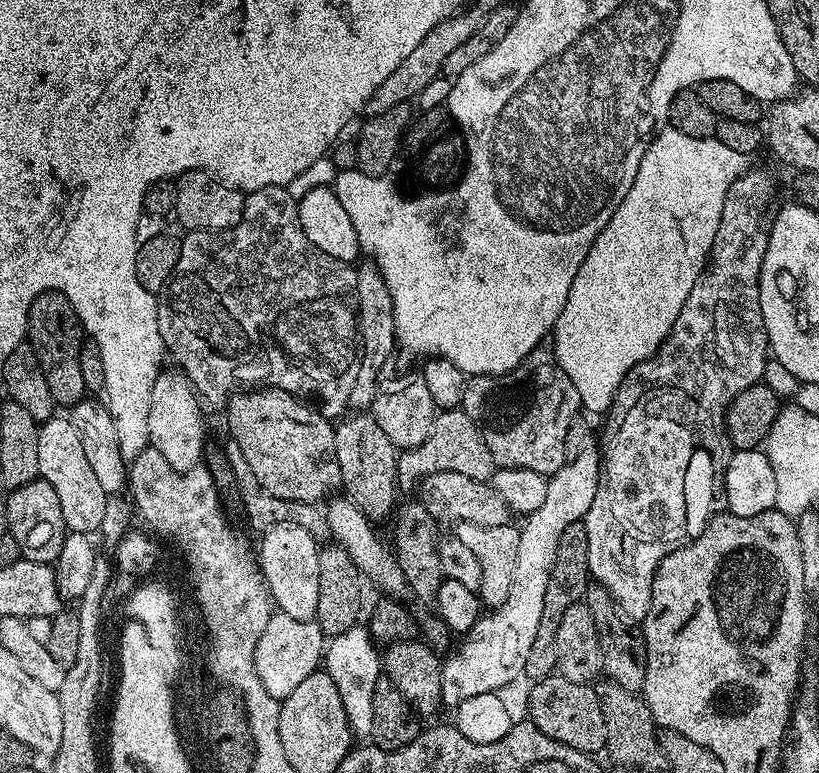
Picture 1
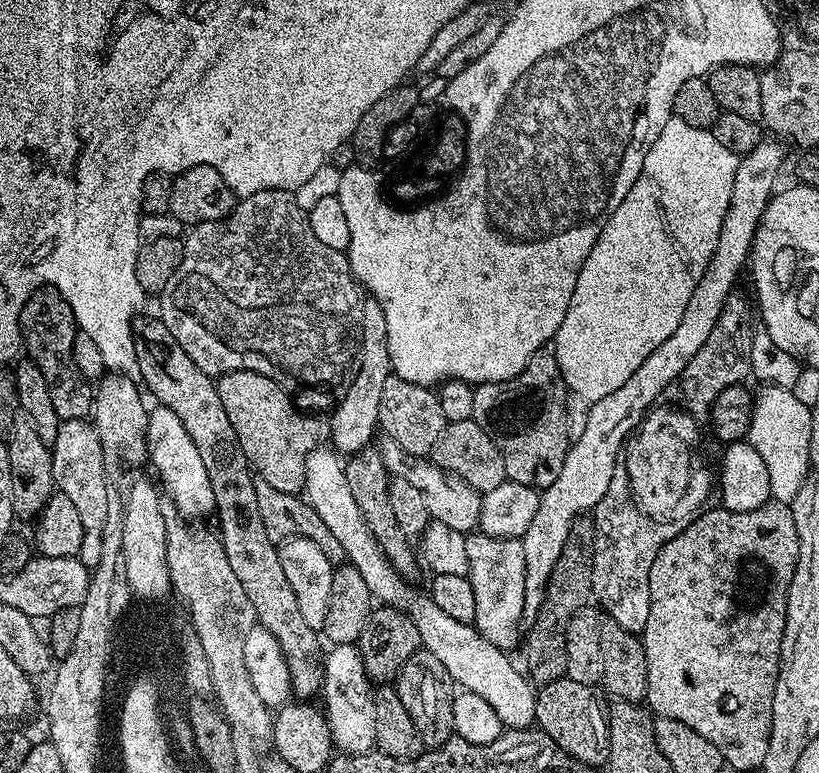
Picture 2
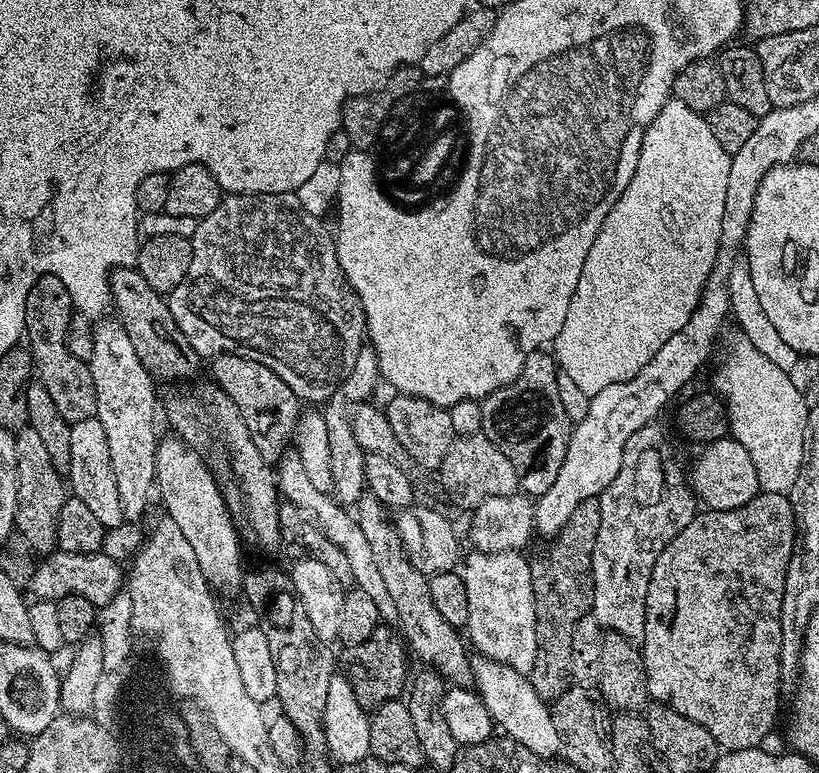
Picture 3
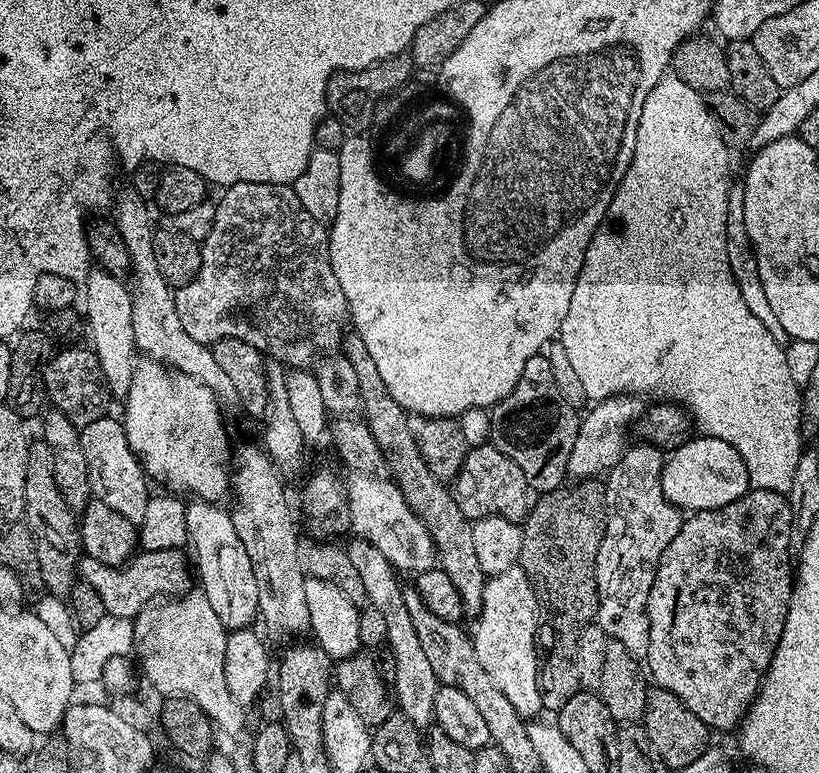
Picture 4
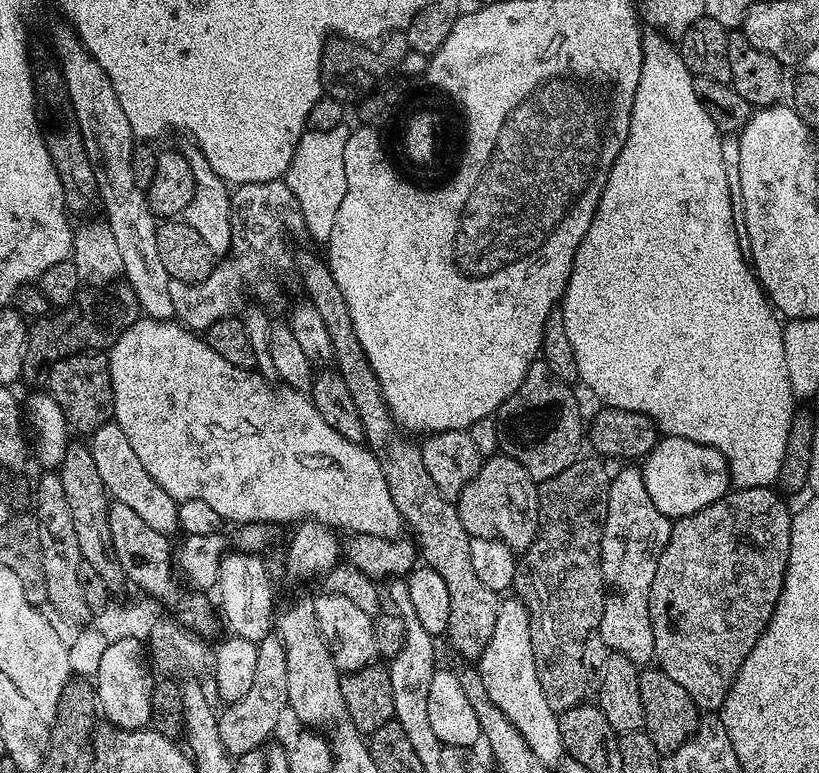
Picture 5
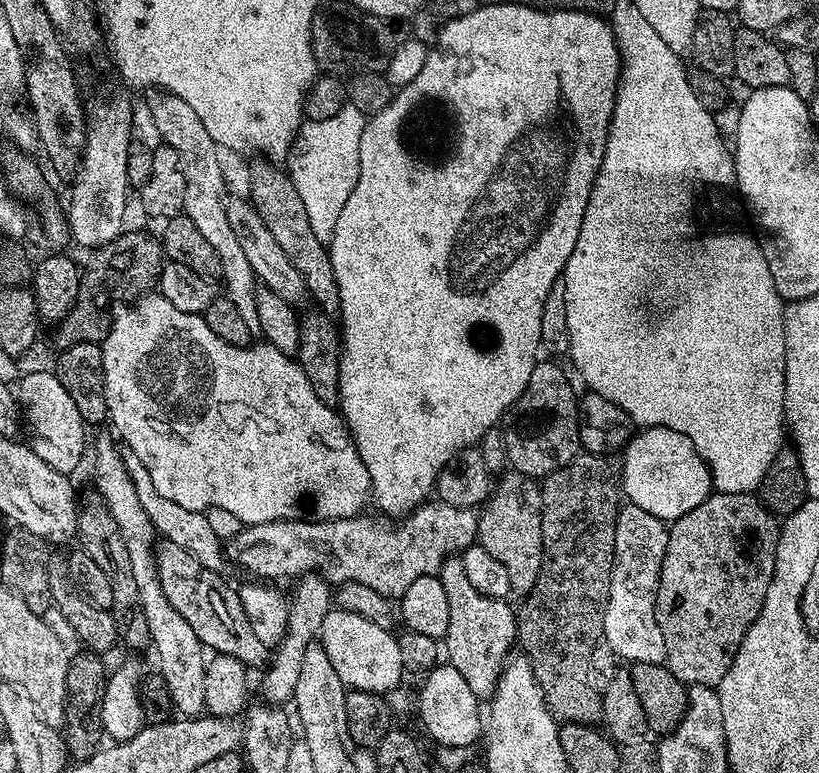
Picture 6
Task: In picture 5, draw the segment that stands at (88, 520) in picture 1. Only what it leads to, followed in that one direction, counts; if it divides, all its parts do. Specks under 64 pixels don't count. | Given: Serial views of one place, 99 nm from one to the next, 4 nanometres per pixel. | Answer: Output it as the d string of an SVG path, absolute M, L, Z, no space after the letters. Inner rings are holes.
M114 422L104 424L90 436L90 447L94 466L98 466L98 474L102 477L102 482L108 487L109 497L117 504L130 506L146 526L151 526L153 530L158 530L162 535L171 537L172 531L180 528L180 511L177 501L173 500L150 474L146 474L146 466L142 466L142 461L138 454L134 454L134 446L130 446L130 441L126 434Z

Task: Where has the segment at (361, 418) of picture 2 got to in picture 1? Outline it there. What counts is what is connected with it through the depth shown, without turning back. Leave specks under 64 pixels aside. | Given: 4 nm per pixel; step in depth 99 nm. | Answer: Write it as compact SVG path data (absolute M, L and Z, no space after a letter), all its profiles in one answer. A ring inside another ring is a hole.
M364 262L356 268L358 278L358 306L356 315L358 317L358 344L362 349L360 352L360 369L358 378L354 378L354 390L350 390L348 408L352 410L371 409L376 393L376 381L380 379L392 351L397 351L398 341L396 339L396 323L394 322L394 298L390 296L390 286L382 278L375 264Z

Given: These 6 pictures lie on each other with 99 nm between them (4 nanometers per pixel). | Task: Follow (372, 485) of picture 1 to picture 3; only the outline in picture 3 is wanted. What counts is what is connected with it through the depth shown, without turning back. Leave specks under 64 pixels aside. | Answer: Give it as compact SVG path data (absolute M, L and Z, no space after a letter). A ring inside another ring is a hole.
M365 494L354 506L354 517L371 547L384 585L390 590L397 610L398 631L403 636L411 655L415 659L417 656L424 663L421 665L444 677L445 681L456 686L471 685L473 678L472 660L470 655L468 656L469 645L465 637L454 626L450 626L450 622L446 622L446 618L442 618L441 612L435 608L430 598L428 577L422 574L422 570L418 570L418 566L414 566L414 562L410 562L406 546L402 546L402 538L398 534L389 509L385 508L382 502L378 502L378 498Z

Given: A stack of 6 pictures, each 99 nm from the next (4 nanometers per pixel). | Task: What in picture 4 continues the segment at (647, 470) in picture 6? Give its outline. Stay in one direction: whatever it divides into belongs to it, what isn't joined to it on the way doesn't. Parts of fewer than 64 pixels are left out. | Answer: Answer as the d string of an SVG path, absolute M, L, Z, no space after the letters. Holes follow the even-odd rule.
M693 435L682 446L667 453L661 470L664 499L688 514L730 506L730 502L742 498L749 490L746 462L742 462L742 454L738 454L730 442L722 442L722 438Z

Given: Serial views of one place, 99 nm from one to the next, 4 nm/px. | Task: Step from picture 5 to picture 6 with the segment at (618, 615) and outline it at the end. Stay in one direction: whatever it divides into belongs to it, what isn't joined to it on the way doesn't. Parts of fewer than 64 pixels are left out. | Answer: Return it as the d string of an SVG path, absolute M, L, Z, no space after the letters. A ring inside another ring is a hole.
M625 503L616 513L606 637L616 648L614 654L625 662L664 664L666 642L662 642L662 630L658 630L656 621L656 591L667 541L665 521L646 514L637 504Z

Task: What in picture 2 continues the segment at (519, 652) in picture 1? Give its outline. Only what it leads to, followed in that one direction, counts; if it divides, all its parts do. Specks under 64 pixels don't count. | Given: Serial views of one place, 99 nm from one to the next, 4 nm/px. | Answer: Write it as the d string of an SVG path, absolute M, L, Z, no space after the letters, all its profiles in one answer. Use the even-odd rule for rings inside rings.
M765 139L740 161L734 178L734 190L730 190L730 206L726 210L726 218L722 218L718 246L714 246L714 254L702 278L698 278L698 286L694 286L690 302L686 302L686 314L682 314L678 330L674 330L674 334L670 334L670 338L666 338L666 342L662 342L662 346L658 346L658 350L654 350L654 354L650 354L650 358L646 358L646 362L642 362L642 366L638 366L638 370L634 370L634 374L630 374L630 378L626 378L618 390L614 390L614 394L606 394L606 398L591 405L582 438L570 444L558 478L554 478L554 482L550 482L550 486L540 492L538 510L522 537L526 558L525 621L532 621L542 606L544 587L554 570L554 562L558 562L562 555L562 546L566 546L566 534L570 534L570 526L579 516L591 513L606 494L618 469L626 441L639 429L644 417L655 405L652 403L661 399L663 391L677 379L686 362L690 362L690 358L702 350L706 338L710 338L714 326L718 326L718 318L734 294L735 288L732 287L740 271L743 268L745 271L749 263L760 219L774 195L776 175L784 164L784 148L775 144L780 142L772 140Z

